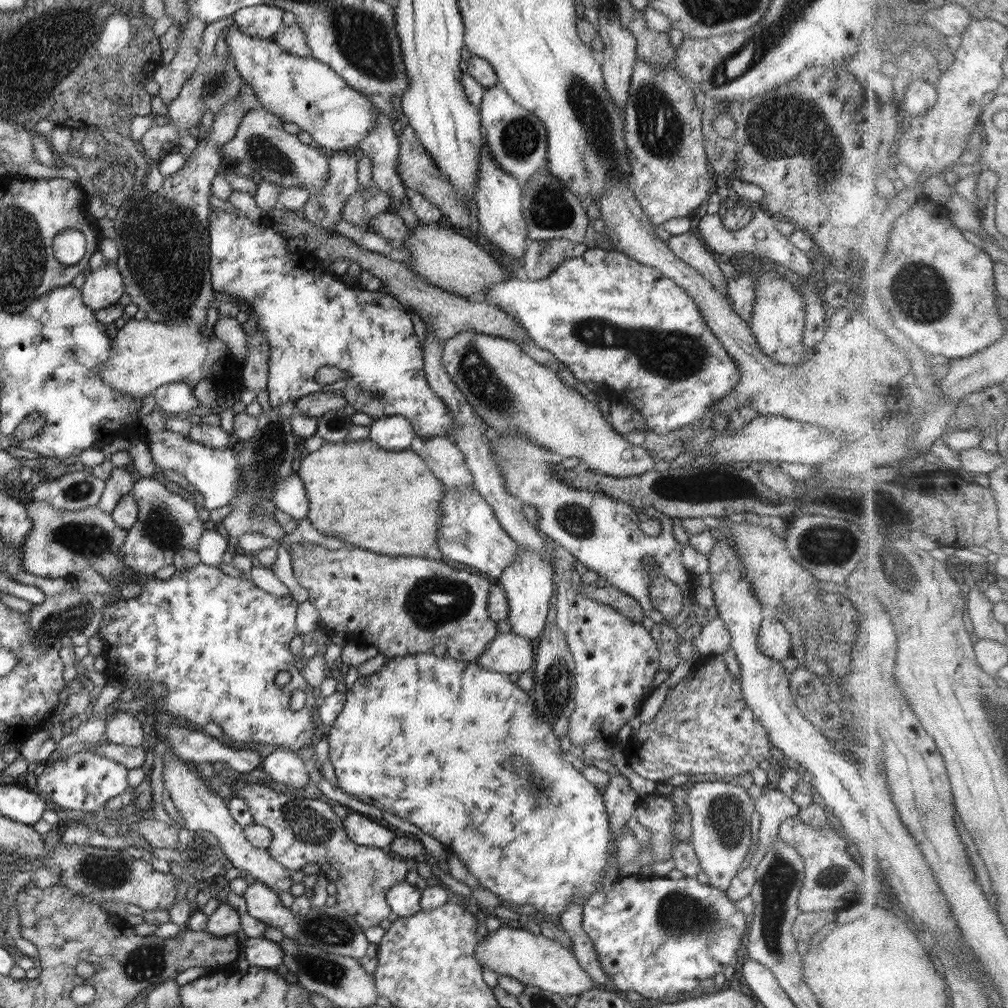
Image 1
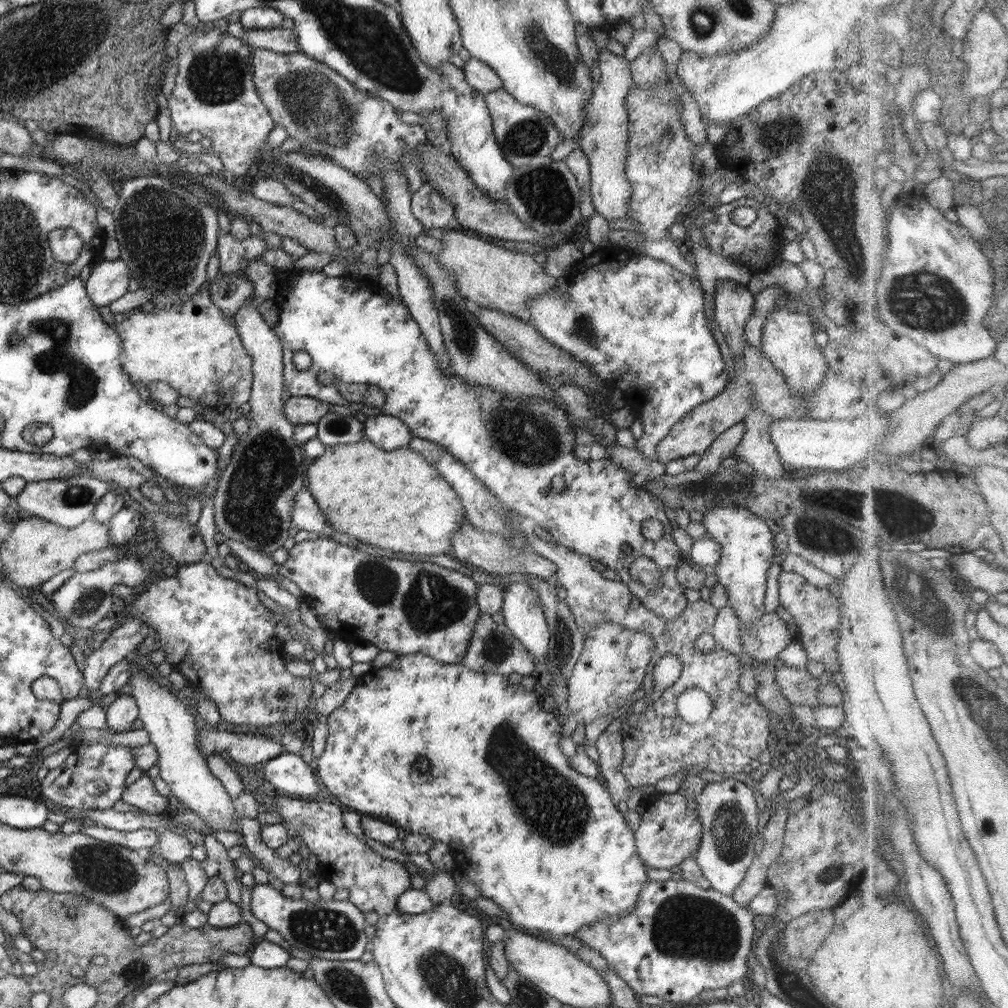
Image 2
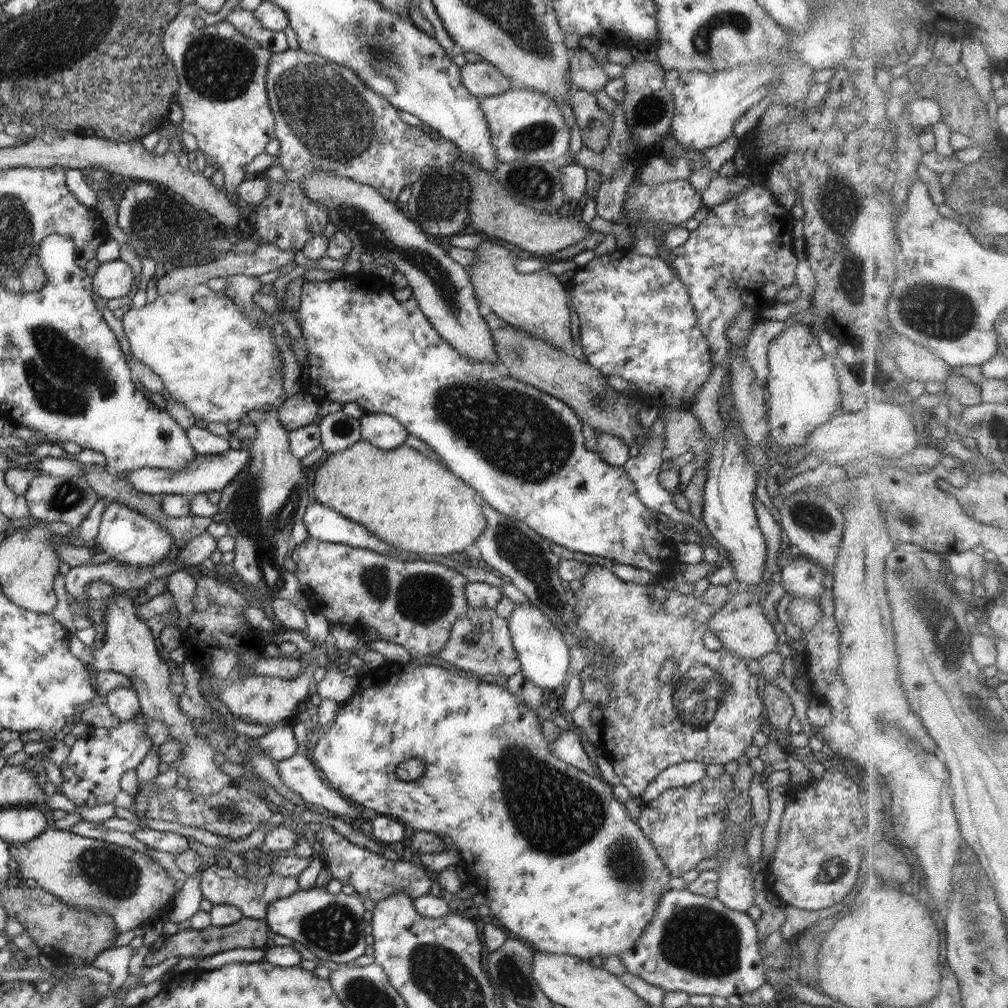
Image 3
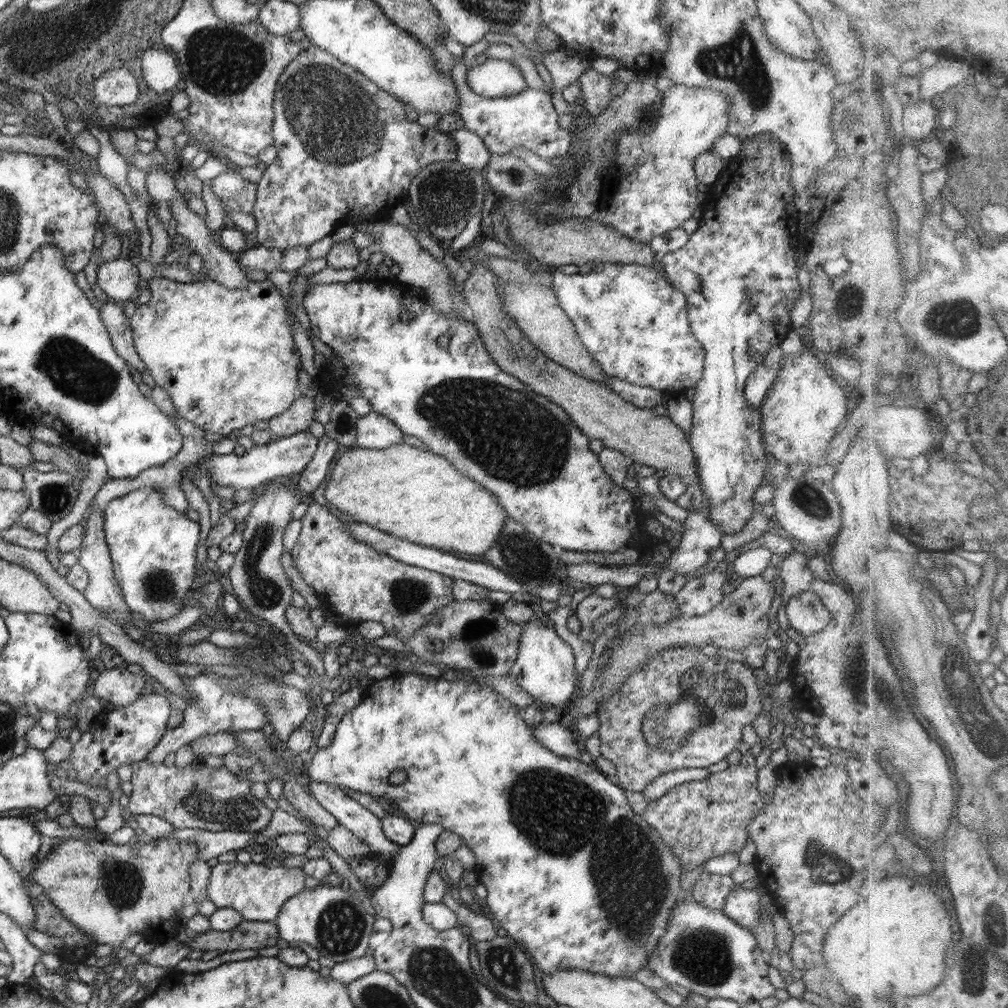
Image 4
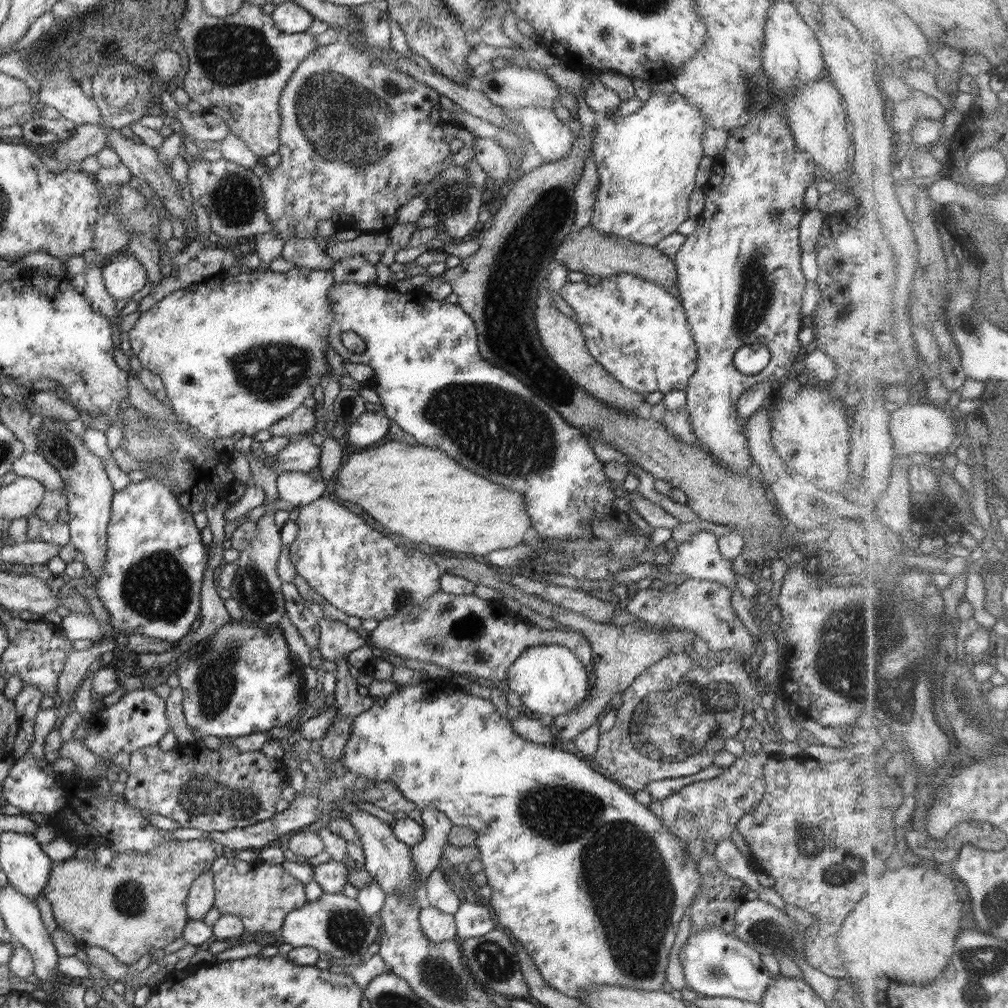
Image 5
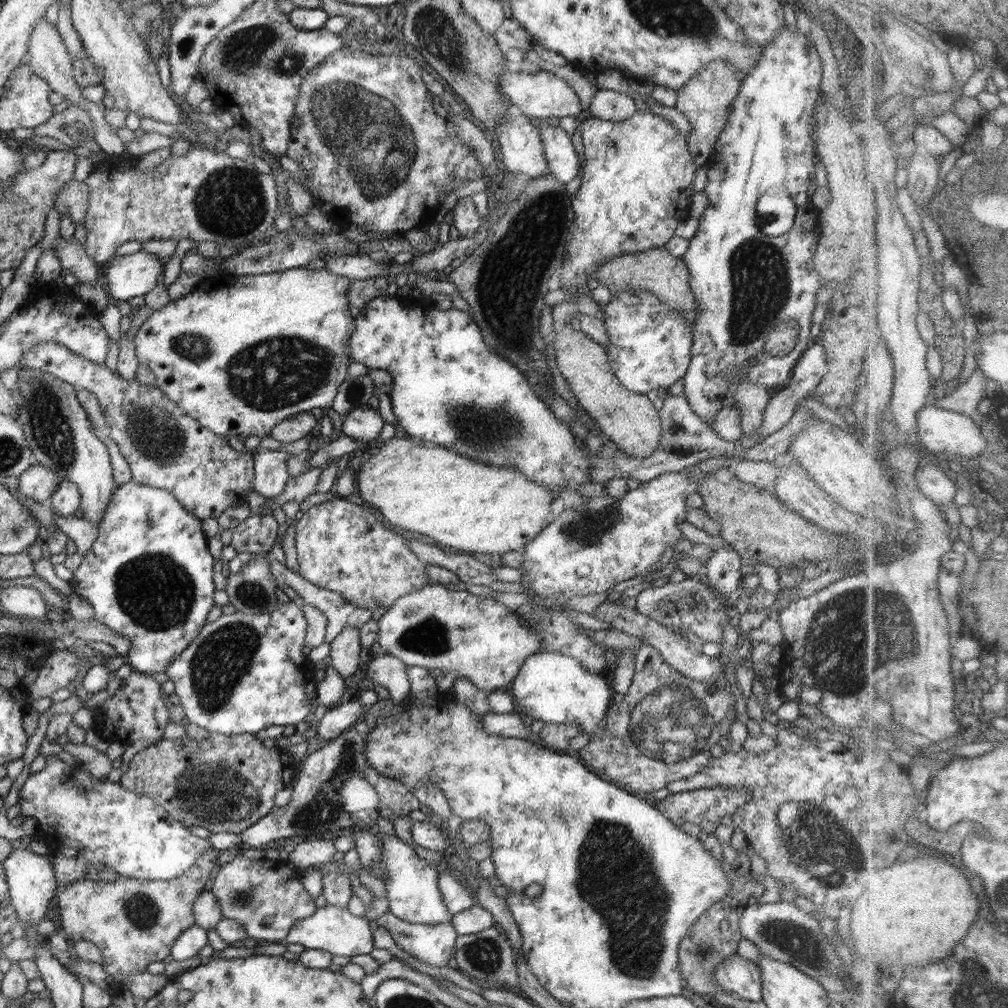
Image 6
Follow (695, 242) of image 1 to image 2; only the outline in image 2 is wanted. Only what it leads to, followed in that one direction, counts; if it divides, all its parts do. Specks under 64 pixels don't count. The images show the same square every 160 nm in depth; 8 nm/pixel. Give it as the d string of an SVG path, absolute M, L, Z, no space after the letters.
M720 279L716 283L714 294L715 318L733 357L742 357L742 348L746 346L745 326L754 306L753 296L754 294L746 286L736 281Z

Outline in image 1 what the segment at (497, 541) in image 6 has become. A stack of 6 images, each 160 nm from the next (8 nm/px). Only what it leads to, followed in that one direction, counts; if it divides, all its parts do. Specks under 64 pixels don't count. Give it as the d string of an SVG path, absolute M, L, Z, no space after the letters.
M369 438L363 441L326 443L301 461L297 475L304 482L308 497L307 519L321 534L344 541L351 547L385 556L441 561L438 526L441 500L446 487L429 469L425 460L411 449L386 450Z

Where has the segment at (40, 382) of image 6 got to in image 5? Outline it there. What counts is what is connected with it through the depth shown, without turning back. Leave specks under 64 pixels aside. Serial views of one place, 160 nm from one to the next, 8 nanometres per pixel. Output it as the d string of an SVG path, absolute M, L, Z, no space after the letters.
M48 418L37 419L37 421L42 423L36 425L41 442L39 452L60 473L65 482L71 535L69 544L82 553L84 565L92 571L95 584L102 575L102 565L106 561L106 532L115 493L112 482L108 480L100 458L82 443L81 436L67 429L68 422Z

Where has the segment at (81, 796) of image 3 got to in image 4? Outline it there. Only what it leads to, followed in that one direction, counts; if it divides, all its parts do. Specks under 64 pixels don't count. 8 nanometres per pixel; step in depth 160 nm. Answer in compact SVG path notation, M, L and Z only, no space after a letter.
M160 688L138 697L128 706L115 707L112 712L101 710L95 716L91 728L83 732L81 738L73 744L72 752L67 758L76 770L76 781L105 790L106 778L110 772L123 764L132 764L147 758L167 731L166 722L170 710L167 693Z

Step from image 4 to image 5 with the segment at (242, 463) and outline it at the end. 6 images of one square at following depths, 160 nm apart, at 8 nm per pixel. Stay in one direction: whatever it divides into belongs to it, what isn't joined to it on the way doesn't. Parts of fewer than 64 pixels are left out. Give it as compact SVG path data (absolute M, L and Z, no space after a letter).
M312 432L294 438L274 456L273 463L267 463L274 472L308 473L319 466L321 448L312 442Z

